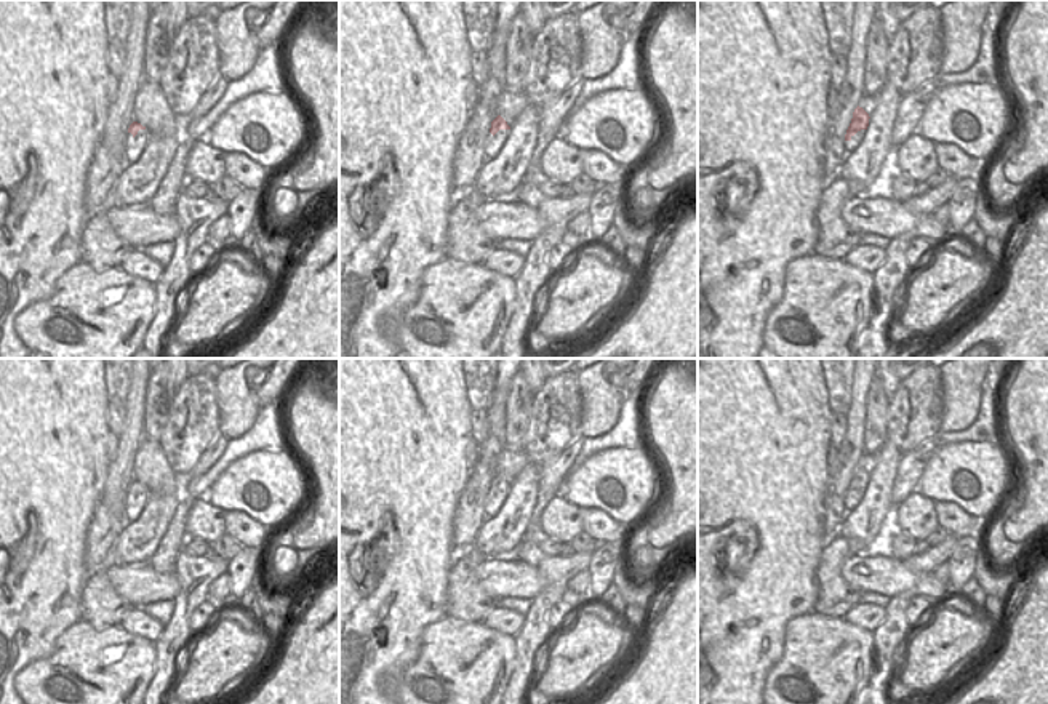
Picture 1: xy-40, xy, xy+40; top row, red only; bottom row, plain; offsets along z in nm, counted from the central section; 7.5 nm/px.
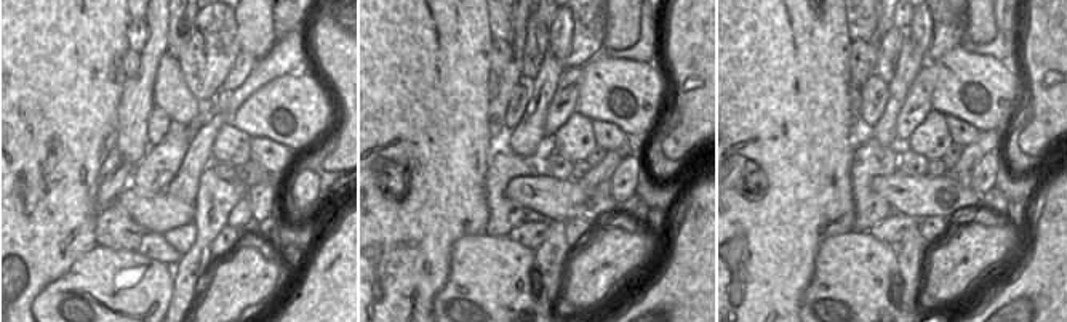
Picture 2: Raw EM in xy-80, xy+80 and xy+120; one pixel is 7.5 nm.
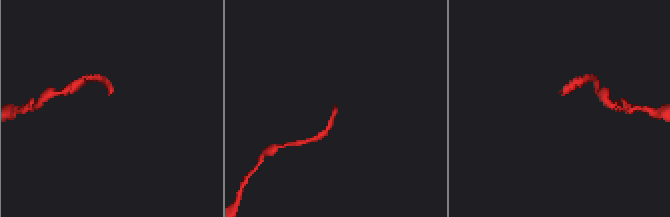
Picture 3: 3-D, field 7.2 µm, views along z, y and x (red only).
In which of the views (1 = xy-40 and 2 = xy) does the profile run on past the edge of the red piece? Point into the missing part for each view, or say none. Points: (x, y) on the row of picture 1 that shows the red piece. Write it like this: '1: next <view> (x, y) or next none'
1: next none
2: next none

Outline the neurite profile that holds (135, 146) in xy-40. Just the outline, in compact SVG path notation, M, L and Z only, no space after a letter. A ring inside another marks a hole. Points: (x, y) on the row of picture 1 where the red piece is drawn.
M139 130L136 136L128 133L126 136L126 158L130 165L133 165L142 154L147 141L149 141L149 130Z

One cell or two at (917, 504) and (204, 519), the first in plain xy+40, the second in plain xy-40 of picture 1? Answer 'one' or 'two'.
one

